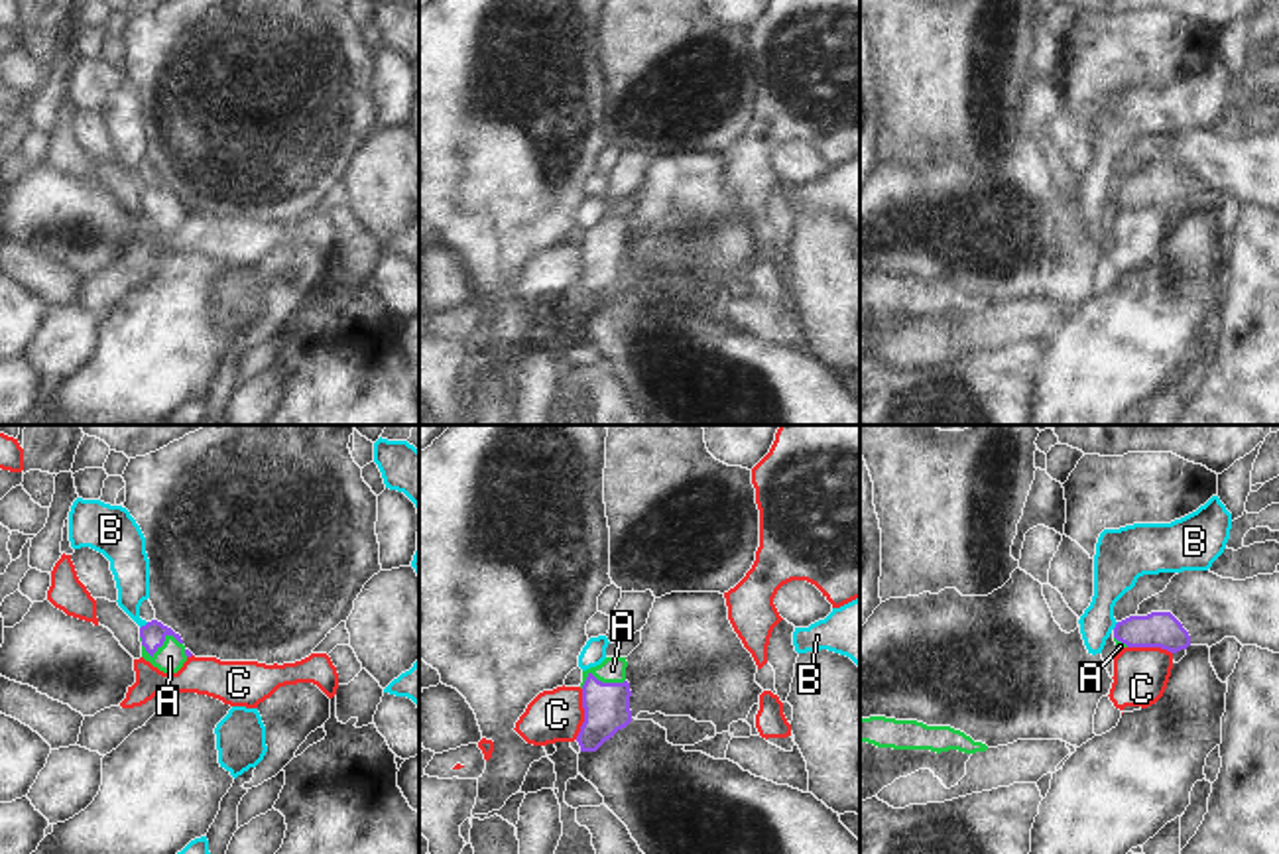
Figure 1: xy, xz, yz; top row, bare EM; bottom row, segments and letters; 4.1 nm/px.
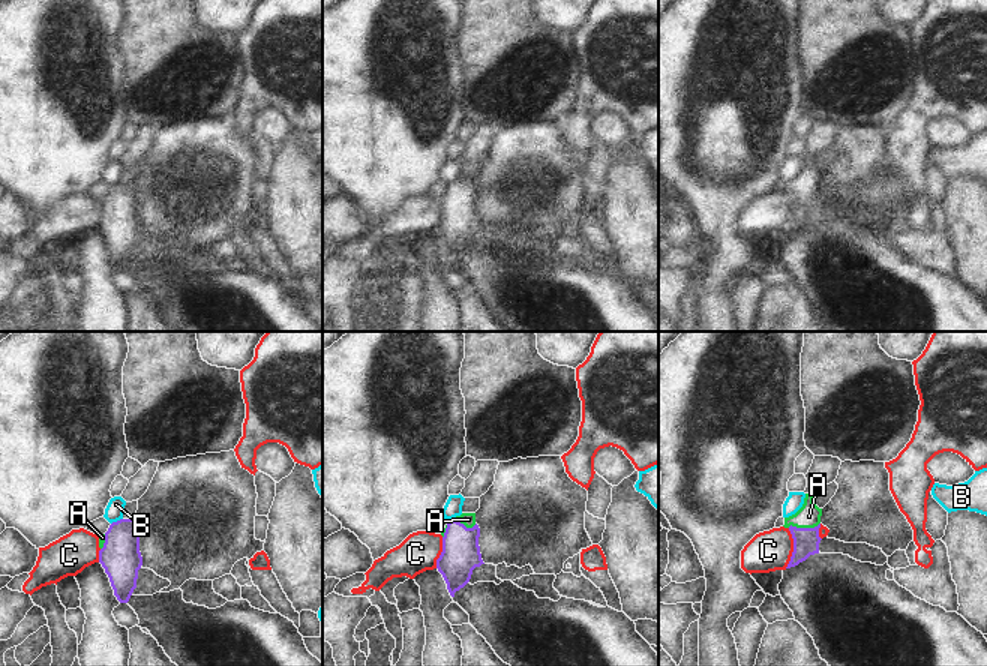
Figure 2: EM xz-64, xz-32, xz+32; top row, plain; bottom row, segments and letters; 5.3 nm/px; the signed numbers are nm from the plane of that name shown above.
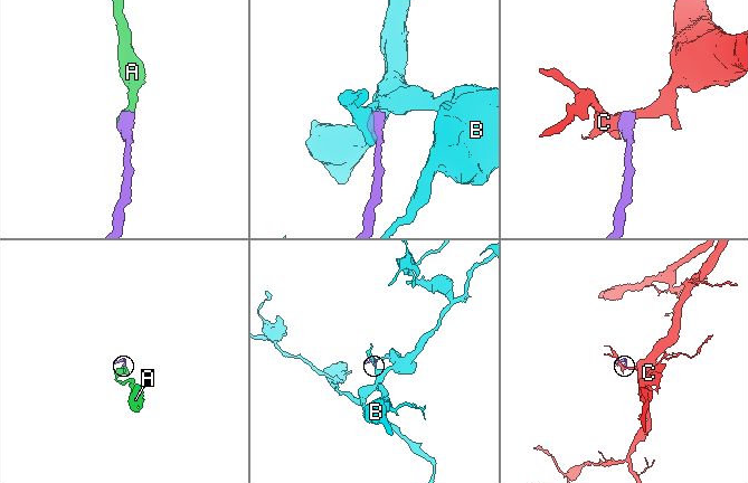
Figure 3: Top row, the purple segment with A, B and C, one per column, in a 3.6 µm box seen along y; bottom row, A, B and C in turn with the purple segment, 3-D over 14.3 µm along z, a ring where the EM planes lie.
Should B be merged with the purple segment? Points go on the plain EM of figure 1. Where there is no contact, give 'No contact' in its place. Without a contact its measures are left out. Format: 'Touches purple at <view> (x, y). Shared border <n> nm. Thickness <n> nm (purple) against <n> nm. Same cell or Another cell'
Touches purple at xy (146, 183). Shared border 50 nm. Thickness 100 nm (purple) against 160 nm. Another cell.

